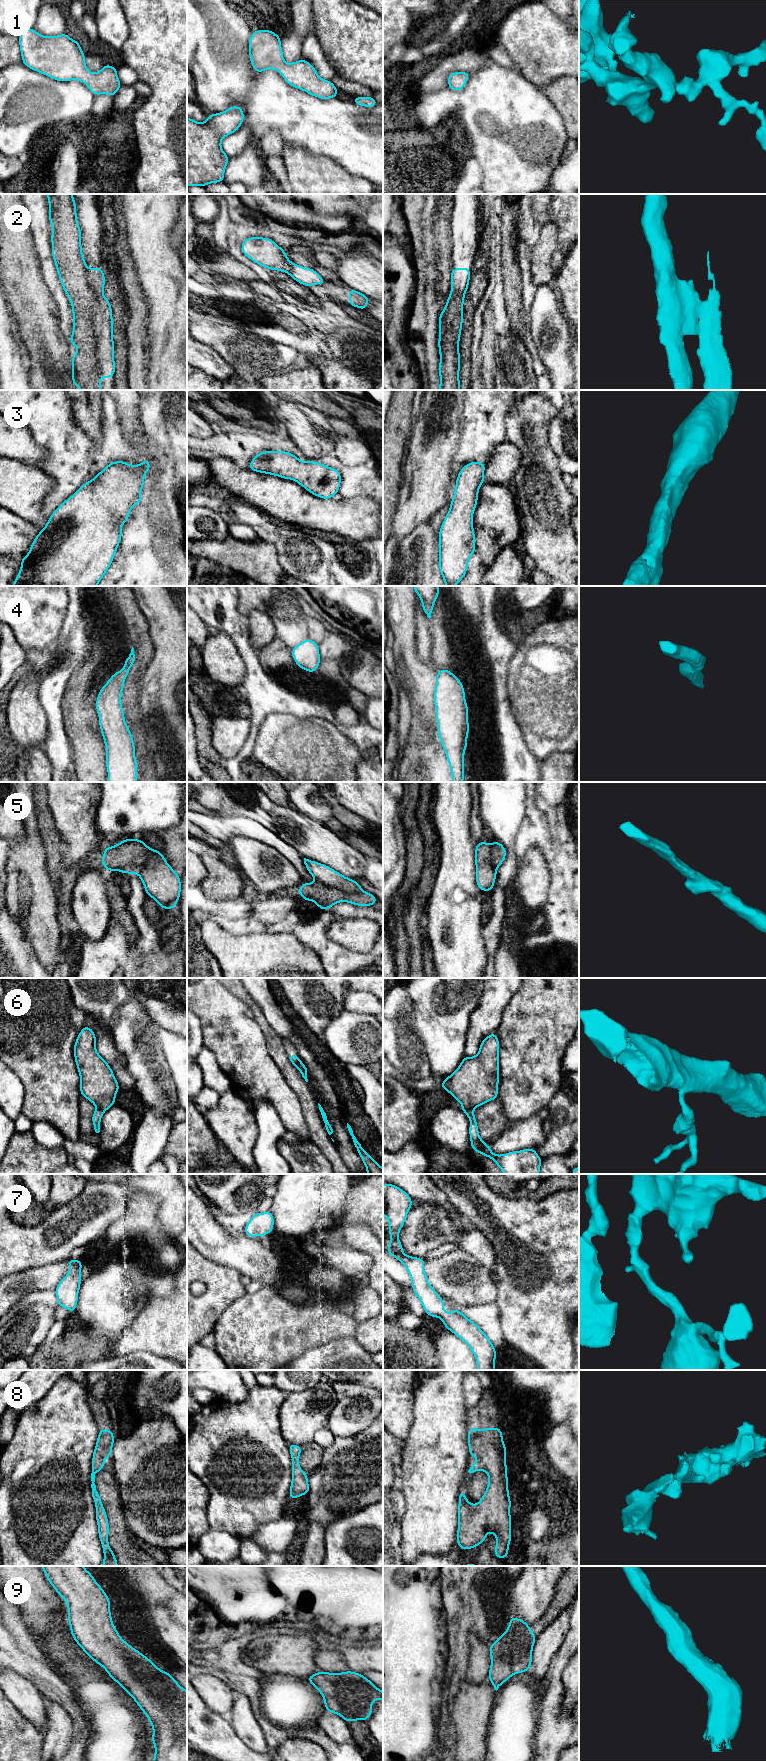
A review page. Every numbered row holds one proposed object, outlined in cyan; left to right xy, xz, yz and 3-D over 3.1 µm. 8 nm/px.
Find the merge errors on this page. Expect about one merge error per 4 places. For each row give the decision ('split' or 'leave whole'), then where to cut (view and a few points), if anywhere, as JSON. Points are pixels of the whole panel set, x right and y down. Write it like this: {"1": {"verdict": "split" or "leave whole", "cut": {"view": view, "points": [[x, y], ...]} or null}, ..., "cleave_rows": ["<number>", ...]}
{"1": {"verdict": "leave whole", "cut": null}, "2": {"verdict": "split", "cut": {"view": "xy", "points": [[86, 268], [88, 282], [96, 294], [94, 333], [99, 358]]}}, "3": {"verdict": "leave whole", "cut": null}, "4": {"verdict": "leave whole", "cut": null}, "5": {"verdict": "split", "cut": {"view": "xz", "points": [[316, 881], [345, 892], [363, 891]]}}, "6": {"verdict": "split", "cut": {"view": "yz", "points": [[462, 1107], [472, 1110]]}}, "7": {"verdict": "leave whole", "cut": null}, "8": {"verdict": "leave whole", "cut": null}, "9": {"verdict": "leave whole", "cut": null}, "cleave_rows": ["2", "5", "6"]}

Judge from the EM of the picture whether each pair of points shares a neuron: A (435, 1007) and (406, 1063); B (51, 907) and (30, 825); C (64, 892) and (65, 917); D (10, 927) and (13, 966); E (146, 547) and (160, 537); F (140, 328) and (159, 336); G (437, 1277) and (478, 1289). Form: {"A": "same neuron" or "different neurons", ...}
{"A": "different neurons", "B": "same neuron", "C": "same neuron", "D": "same neuron", "E": "different neurons", "F": "different neurons", "G": "same neuron"}

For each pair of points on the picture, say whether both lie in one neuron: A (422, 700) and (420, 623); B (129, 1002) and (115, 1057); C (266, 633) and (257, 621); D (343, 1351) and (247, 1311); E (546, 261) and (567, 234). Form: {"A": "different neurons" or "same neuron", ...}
{"A": "different neurons", "B": "different neurons", "C": "same neuron", "D": "different neurons", "E": "different neurons"}

